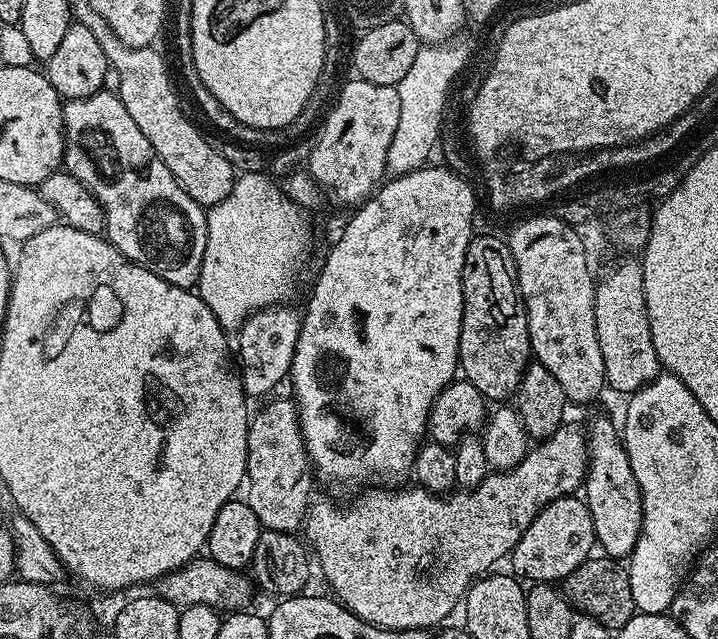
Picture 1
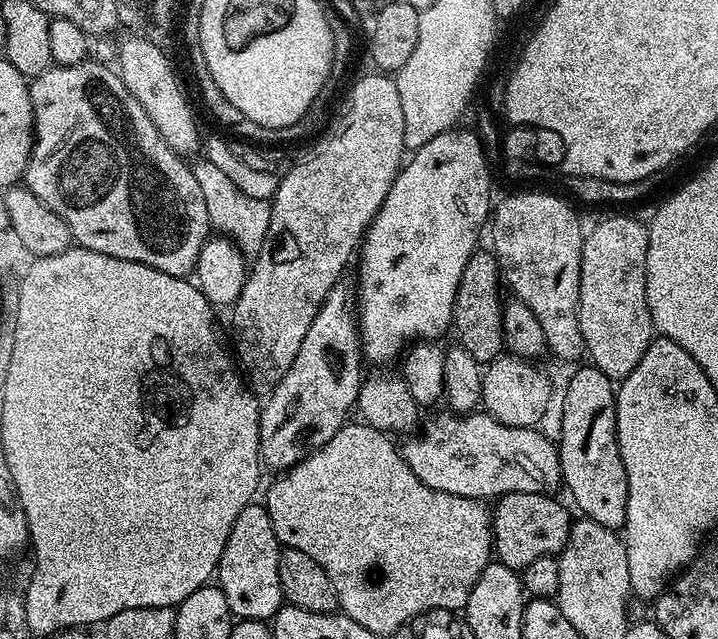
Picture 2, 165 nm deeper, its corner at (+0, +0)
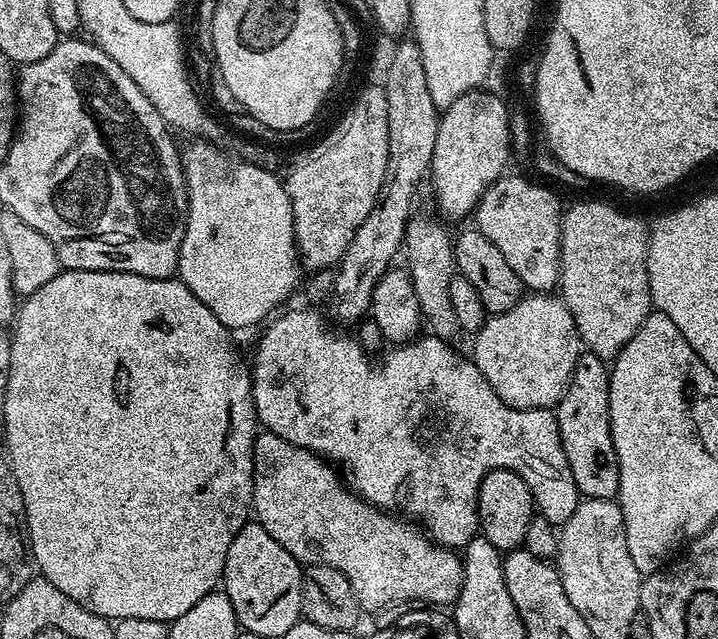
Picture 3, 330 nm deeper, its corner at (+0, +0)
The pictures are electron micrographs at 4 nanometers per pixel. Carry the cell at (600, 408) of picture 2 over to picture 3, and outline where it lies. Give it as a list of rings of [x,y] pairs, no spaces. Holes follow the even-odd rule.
[[[585,351],[578,358],[572,376],[568,379],[568,389],[564,391],[564,397],[554,409],[560,441],[570,462],[570,474],[574,474],[574,482],[581,497],[589,500],[616,500],[620,494],[620,467],[608,417],[609,375],[609,365],[593,352]]]

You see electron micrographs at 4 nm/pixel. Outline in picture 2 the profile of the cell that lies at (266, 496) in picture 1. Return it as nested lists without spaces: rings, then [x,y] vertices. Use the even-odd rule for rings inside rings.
[[[344,278],[332,287],[330,294],[326,294],[326,302],[322,302],[318,314],[314,314],[314,322],[310,322],[310,330],[306,330],[306,338],[302,338],[302,346],[298,346],[298,354],[294,354],[294,362],[290,362],[290,370],[286,370],[282,382],[278,382],[278,386],[274,391],[269,392],[266,399],[263,401],[260,409],[260,459],[267,467],[269,464],[272,468],[280,468],[279,470],[293,468],[295,464],[299,464],[300,461],[308,457],[310,453],[317,452],[322,446],[326,446],[326,442],[330,442],[330,438],[334,438],[334,434],[338,434],[338,430],[344,427],[346,421],[349,419],[348,411],[351,413],[353,409],[355,409],[362,379],[362,373],[360,373],[362,353],[360,351],[358,313],[356,311],[357,295],[357,289],[353,287],[353,285],[351,288],[351,286],[347,284],[347,279]]]

